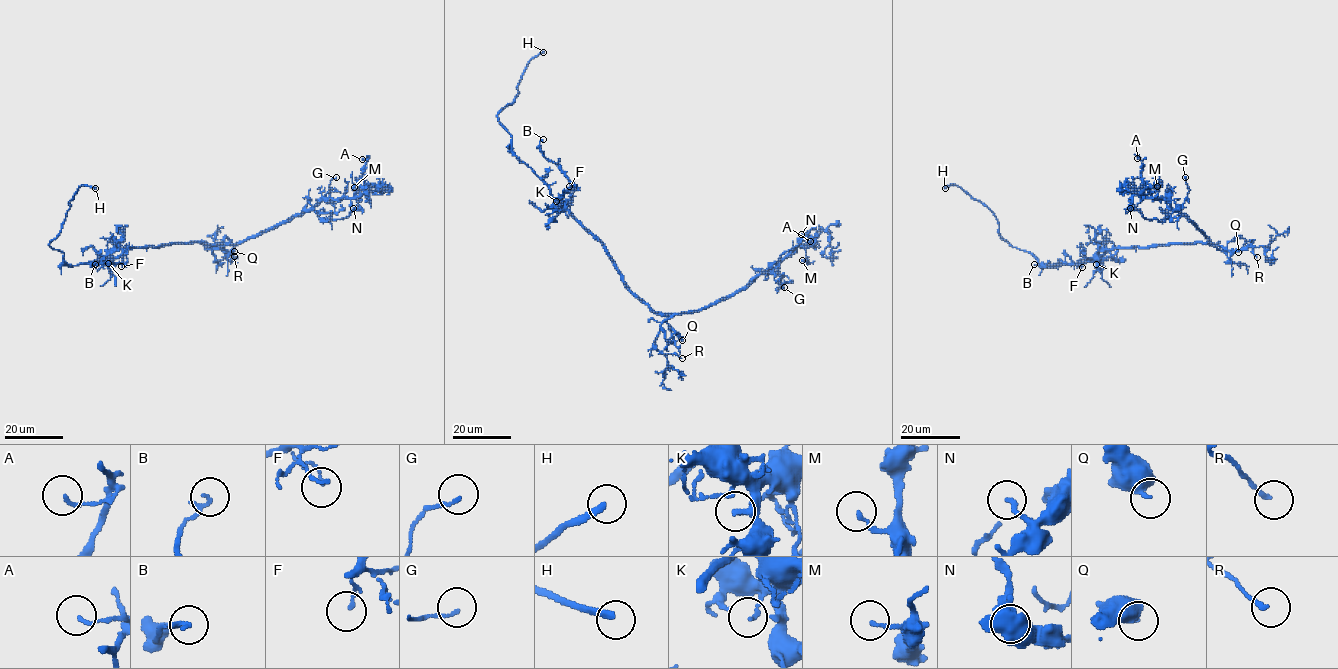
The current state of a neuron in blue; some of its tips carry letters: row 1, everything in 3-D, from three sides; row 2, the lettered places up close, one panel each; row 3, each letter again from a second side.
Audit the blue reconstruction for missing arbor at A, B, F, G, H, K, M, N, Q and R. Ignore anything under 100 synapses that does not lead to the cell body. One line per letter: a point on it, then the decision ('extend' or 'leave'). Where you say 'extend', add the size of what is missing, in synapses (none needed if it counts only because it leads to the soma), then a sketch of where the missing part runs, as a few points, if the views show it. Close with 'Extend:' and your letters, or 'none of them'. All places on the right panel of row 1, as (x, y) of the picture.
A: place (1137, 158); leave
B: place (1034, 264); leave
F: place (1082, 267); leave
G: place (1185, 177); leave
H: place (945, 188); extend
K: place (1096, 264); leave
M: place (1157, 186); leave
N: place (1130, 208); leave
Q: place (1238, 252); leave
R: place (1257, 257); leave
Extend: H

